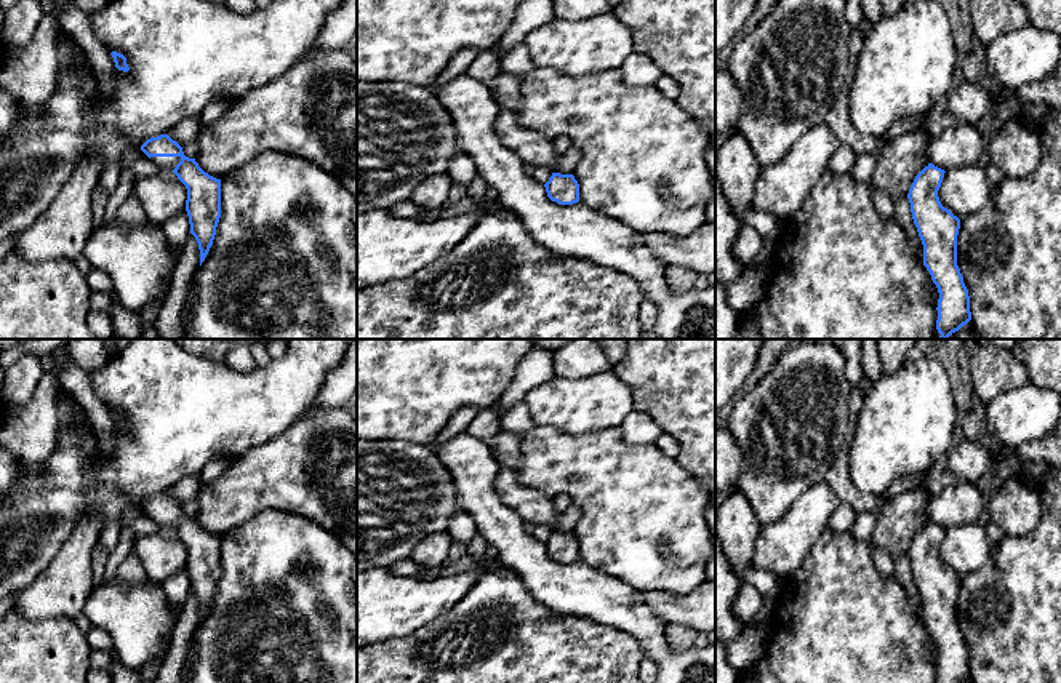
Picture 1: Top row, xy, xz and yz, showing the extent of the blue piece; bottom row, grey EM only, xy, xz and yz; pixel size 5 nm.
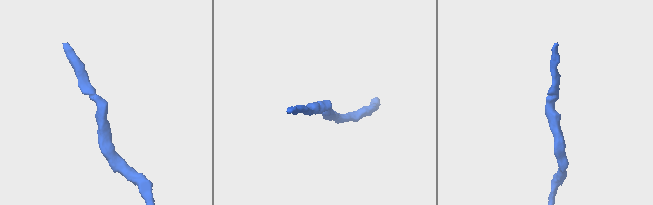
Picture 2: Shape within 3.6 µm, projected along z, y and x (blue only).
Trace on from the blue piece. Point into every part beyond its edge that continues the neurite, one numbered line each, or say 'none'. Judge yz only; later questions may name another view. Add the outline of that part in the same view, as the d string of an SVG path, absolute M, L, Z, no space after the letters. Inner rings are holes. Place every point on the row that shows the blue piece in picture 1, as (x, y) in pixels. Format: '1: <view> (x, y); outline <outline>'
none

